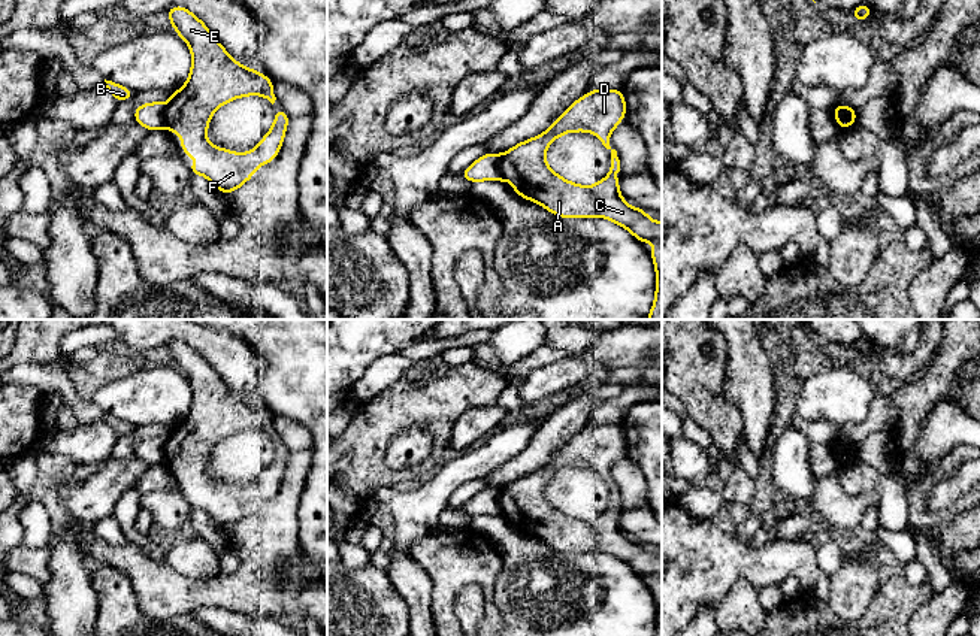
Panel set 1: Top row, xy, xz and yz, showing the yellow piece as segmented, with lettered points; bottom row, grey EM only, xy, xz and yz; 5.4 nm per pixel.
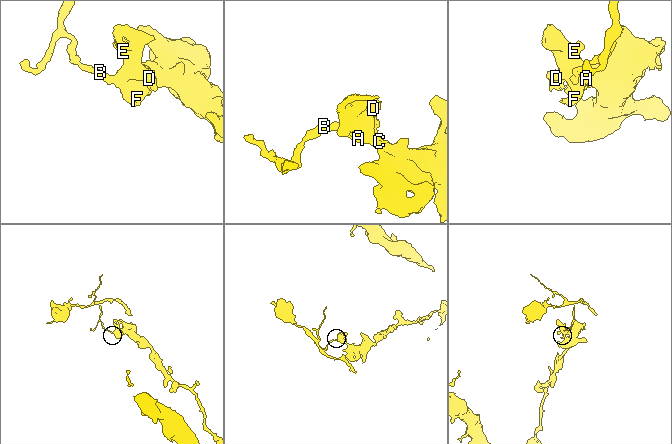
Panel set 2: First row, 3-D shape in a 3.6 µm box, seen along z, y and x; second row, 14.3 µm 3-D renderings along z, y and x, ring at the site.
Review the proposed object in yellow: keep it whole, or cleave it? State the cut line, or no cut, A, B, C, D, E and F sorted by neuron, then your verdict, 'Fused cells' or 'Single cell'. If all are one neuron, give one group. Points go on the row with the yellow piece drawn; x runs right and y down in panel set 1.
Split along yz (841, 109), (847, 112), (850, 124). Groups: A C D E F / B. Fused cells

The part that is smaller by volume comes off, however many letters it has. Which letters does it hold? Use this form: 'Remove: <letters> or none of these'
Remove: B

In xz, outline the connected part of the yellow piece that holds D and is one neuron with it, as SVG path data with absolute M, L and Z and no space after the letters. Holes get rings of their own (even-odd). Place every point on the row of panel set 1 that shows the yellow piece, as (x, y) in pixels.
M592 90L586 97L575 100L571 107L559 116L554 124L542 134L512 146L500 155L499 172L503 182L521 197L536 202L547 211L563 218L607 218L627 228L639 242L656 242L650 255L656 267L656 299L647 319L662 319L662 222L651 221L647 212L624 203L615 173L620 172L617 151L610 146L610 133L626 116L626 102L620 90ZM571 131L590 131L598 136L601 143L611 151L611 166L608 178L601 179L593 187L577 185L554 173L545 161L545 149L559 136Z

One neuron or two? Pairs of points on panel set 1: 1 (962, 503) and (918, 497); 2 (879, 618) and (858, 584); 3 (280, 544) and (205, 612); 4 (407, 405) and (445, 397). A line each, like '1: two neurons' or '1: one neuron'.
1: one neuron
2: two neurons
3: two neurons
4: one neuron

